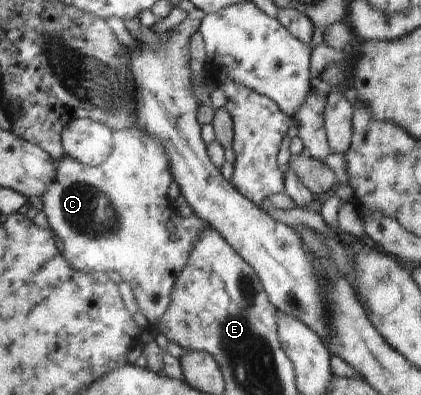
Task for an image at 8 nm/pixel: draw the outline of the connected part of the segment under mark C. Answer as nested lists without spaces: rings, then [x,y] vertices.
[[[132,126],[128,129],[114,130],[112,132],[113,148],[110,155],[102,164],[97,166],[82,165],[78,160],[70,157],[60,159],[55,167],[55,176],[48,184],[47,190],[41,195],[42,210],[44,211],[48,223],[49,229],[58,235],[62,239],[64,244],[64,256],[63,258],[72,266],[75,270],[87,273],[88,271],[109,272],[116,271],[122,277],[122,281],[125,281],[132,288],[136,303],[140,311],[144,314],[144,317],[149,321],[148,328],[154,329],[161,322],[165,309],[171,300],[171,293],[179,273],[182,271],[184,264],[187,264],[189,253],[192,251],[192,246],[195,244],[197,237],[203,229],[208,225],[203,222],[196,214],[192,214],[187,218],[178,215],[178,212],[174,209],[172,202],[168,199],[168,187],[172,183],[173,179],[169,172],[168,160],[165,156],[163,145],[159,139],[156,139],[153,135],[146,133],[144,130],[136,126]]]

